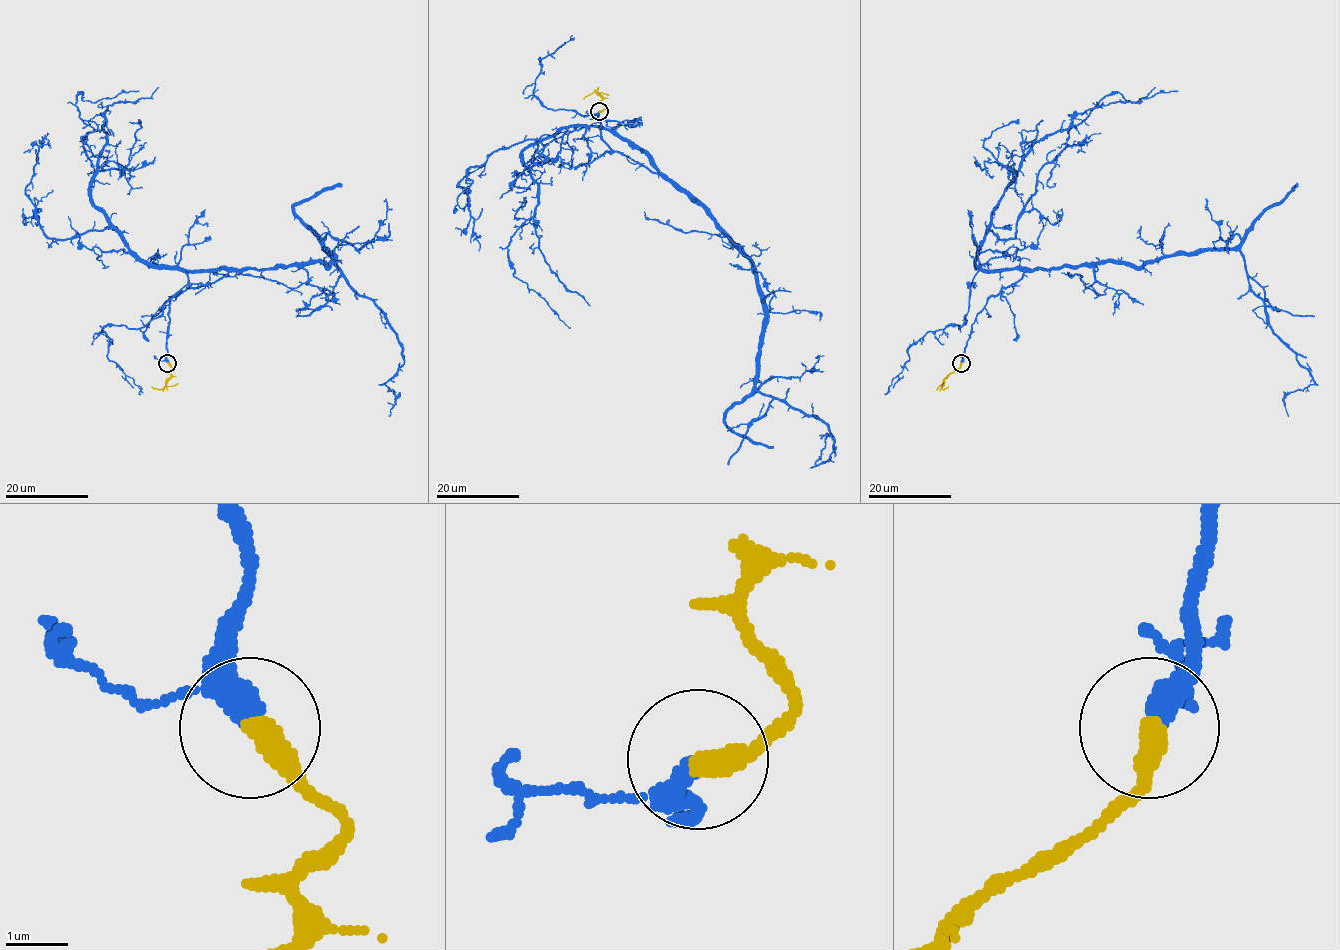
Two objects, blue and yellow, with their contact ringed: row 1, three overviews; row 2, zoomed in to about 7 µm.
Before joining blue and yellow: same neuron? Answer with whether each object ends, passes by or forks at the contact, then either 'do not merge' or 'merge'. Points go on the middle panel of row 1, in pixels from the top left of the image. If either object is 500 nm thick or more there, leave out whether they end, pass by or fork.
blue passes by; yellow ends there; merge

